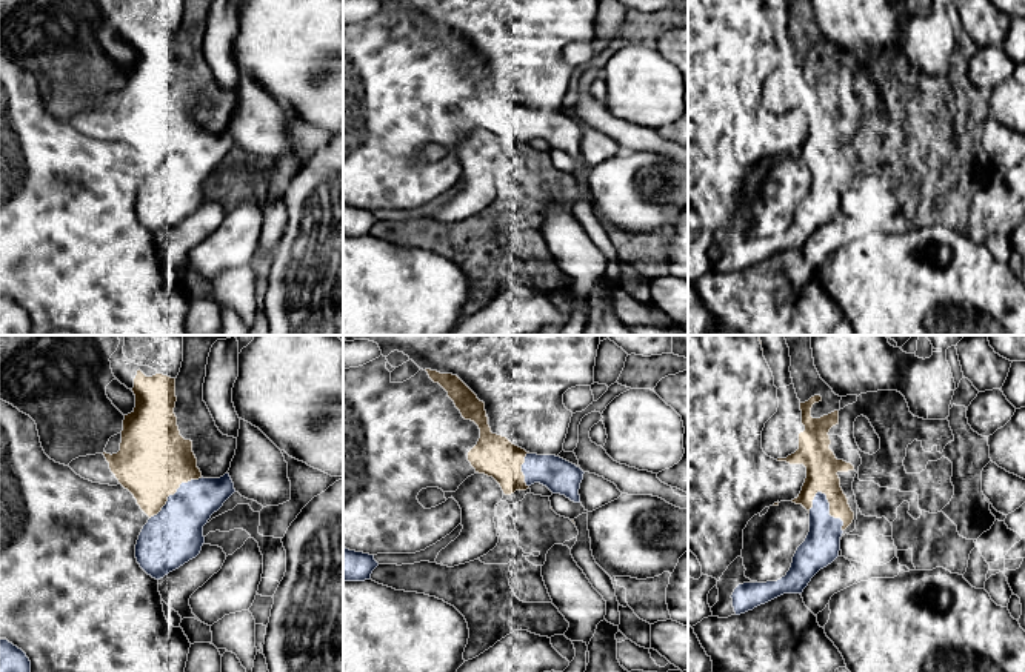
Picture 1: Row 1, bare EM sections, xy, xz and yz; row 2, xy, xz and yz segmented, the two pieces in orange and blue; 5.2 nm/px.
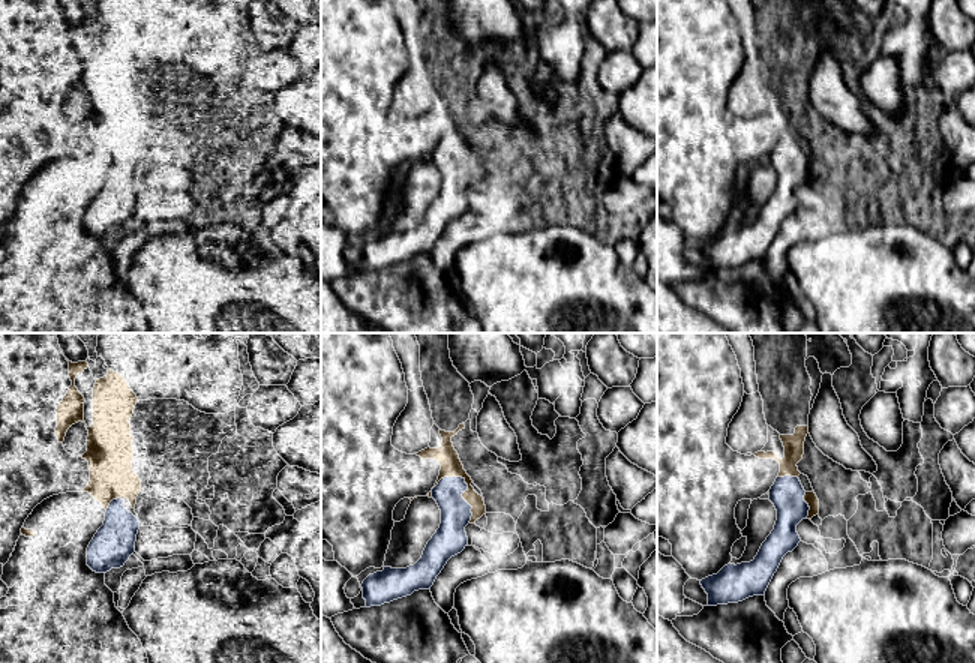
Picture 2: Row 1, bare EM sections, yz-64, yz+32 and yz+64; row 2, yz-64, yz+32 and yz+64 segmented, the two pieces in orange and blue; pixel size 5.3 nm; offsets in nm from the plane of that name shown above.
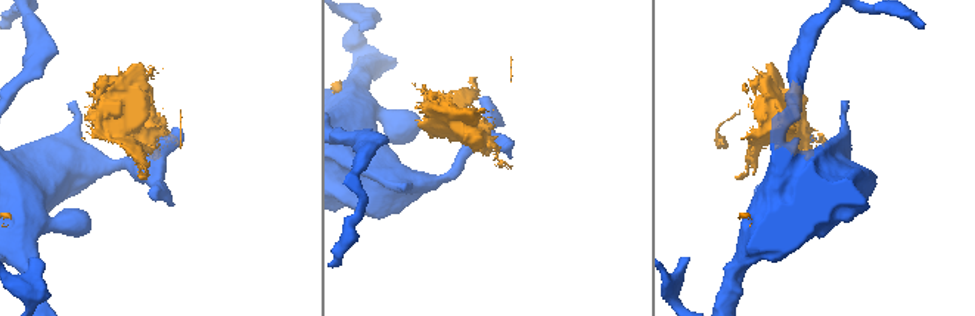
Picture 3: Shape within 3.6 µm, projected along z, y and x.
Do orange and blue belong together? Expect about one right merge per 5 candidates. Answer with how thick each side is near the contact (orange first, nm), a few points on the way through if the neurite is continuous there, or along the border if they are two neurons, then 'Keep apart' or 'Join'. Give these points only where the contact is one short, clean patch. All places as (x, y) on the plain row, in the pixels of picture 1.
Thickness 170 nm (orange) against 190 nm. Keep apart

